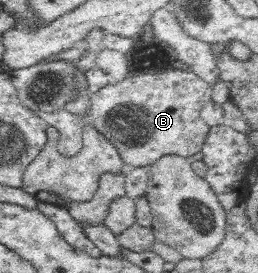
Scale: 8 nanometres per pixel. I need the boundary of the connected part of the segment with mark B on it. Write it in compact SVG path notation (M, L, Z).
M137 52L128 63L129 77L91 94L89 111L77 115L77 125L81 125L81 129L87 124L95 126L109 138L127 169L148 167L169 154L191 159L194 153L202 151L210 127L202 120L201 108L212 100L212 86L188 68L155 75L133 75L132 70L141 71Z

